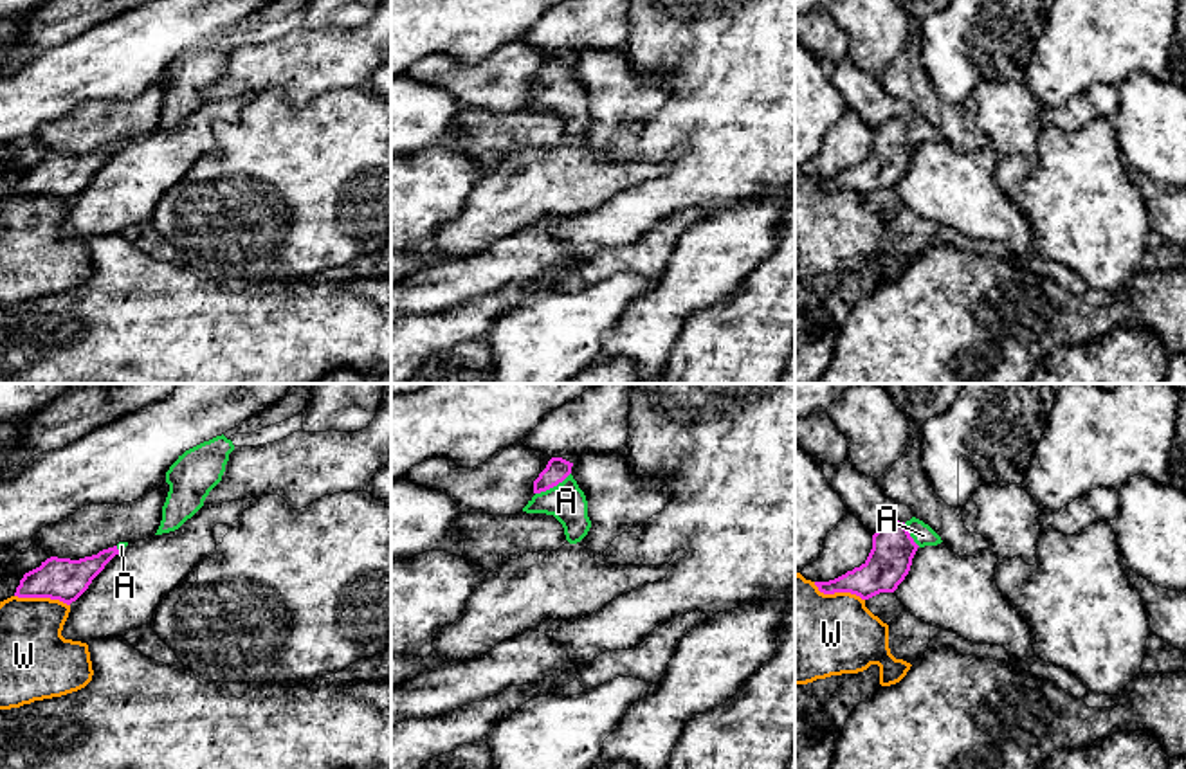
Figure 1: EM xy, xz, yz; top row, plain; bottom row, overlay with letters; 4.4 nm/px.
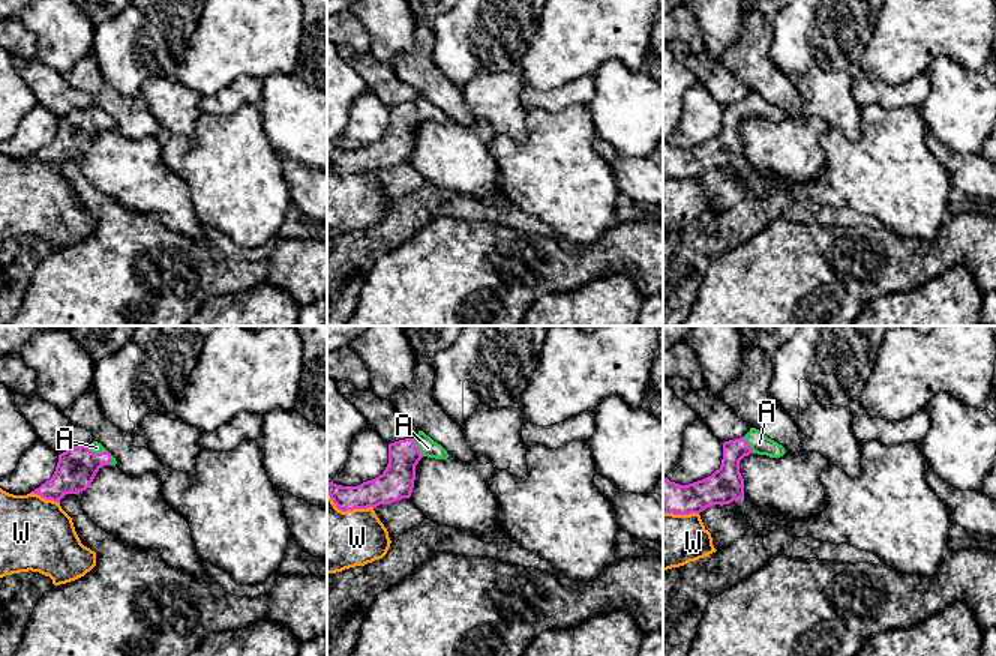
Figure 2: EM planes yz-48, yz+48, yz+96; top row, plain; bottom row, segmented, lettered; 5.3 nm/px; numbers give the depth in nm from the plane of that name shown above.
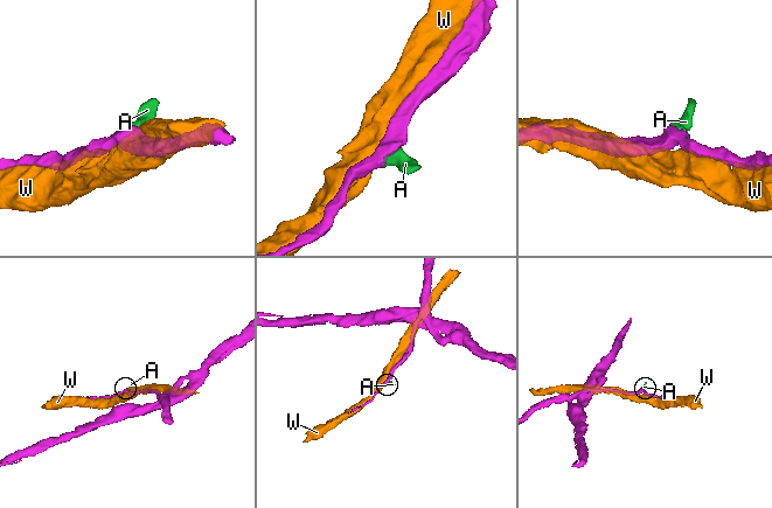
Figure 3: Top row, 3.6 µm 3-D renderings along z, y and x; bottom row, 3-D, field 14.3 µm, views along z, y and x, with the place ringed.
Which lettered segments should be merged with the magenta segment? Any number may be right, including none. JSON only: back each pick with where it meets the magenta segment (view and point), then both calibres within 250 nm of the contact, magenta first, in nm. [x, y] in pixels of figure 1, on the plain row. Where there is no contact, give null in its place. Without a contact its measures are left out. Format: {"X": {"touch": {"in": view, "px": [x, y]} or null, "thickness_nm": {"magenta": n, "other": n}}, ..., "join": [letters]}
{"A": {"touch": {"in": "xz", "px": [552, 83]}, "thickness_nm": {"magenta": 110, "other": 170}}, "join": ["A"]}

